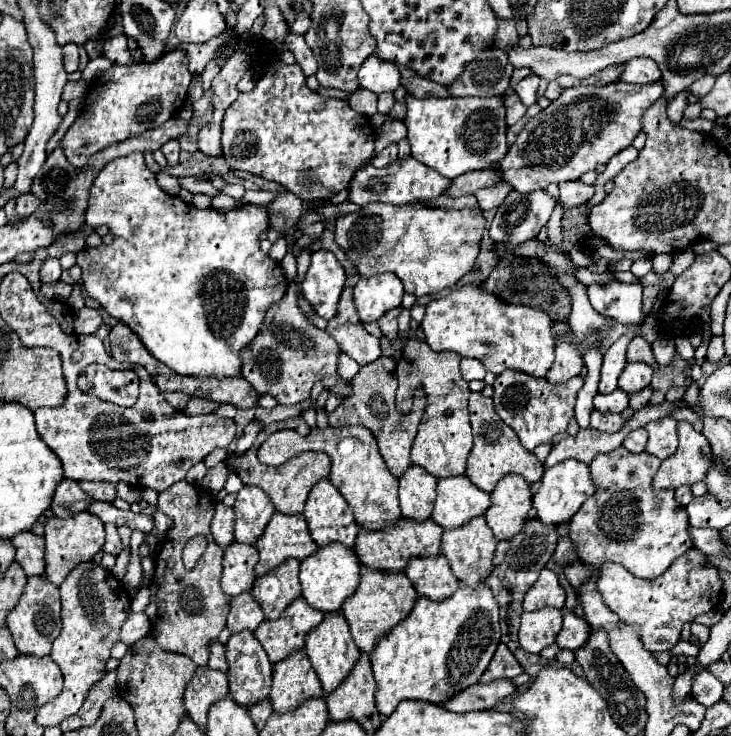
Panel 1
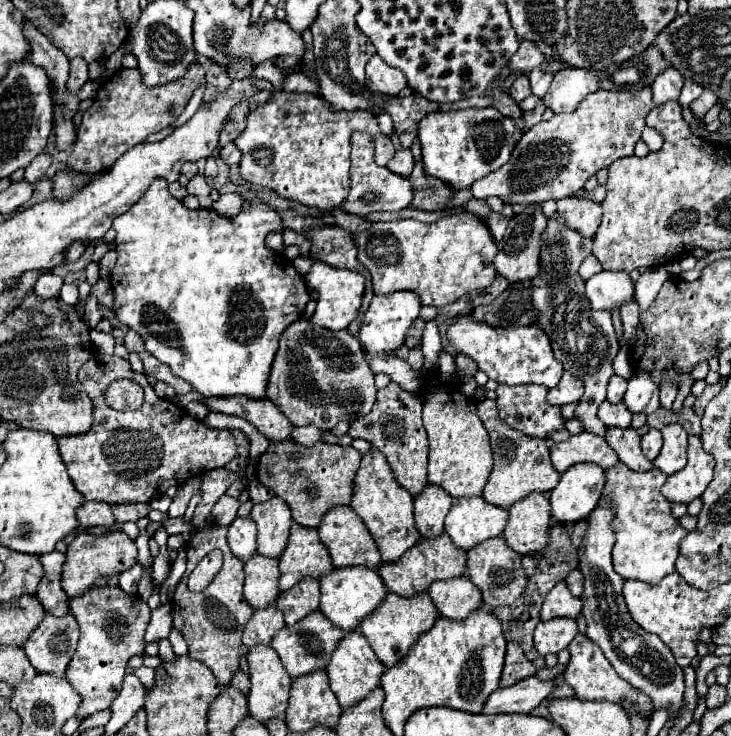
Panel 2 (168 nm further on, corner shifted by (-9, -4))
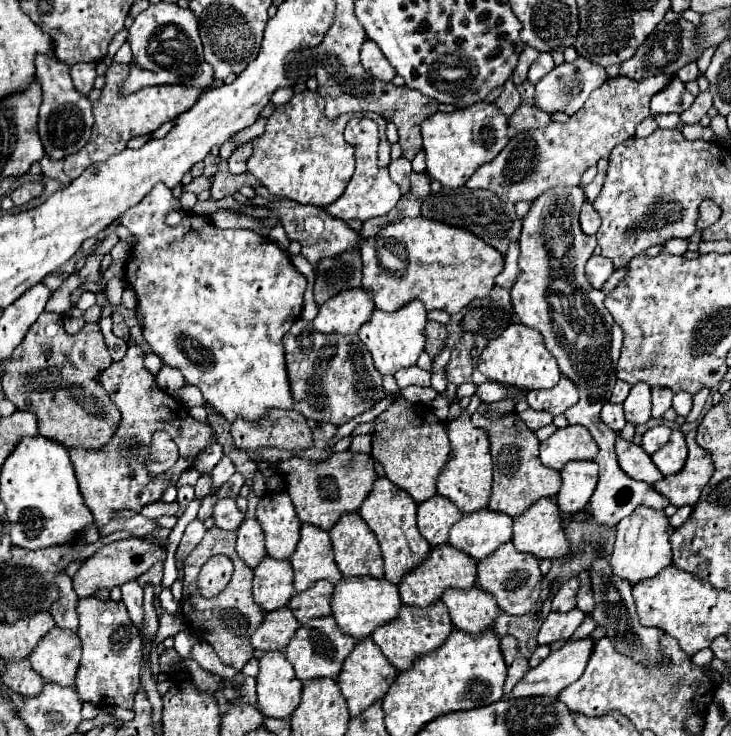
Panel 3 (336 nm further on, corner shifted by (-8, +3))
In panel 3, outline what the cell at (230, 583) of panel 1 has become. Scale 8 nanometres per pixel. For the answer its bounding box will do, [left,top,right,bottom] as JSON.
[253,557,295,611]

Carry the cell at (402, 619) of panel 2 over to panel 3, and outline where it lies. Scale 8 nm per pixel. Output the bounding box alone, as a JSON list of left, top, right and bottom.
[371,601,455,671]

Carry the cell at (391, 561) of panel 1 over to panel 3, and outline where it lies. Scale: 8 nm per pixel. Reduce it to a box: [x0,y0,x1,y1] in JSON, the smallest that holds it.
[399,545,477,607]

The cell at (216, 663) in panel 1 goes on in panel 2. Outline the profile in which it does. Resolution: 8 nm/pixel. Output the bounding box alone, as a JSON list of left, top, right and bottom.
[230,670,250,694]

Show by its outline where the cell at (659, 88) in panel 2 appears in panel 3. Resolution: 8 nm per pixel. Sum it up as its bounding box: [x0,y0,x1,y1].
[651,77,695,115]

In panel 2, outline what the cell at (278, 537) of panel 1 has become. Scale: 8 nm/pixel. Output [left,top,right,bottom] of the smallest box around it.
[280,524,332,590]

